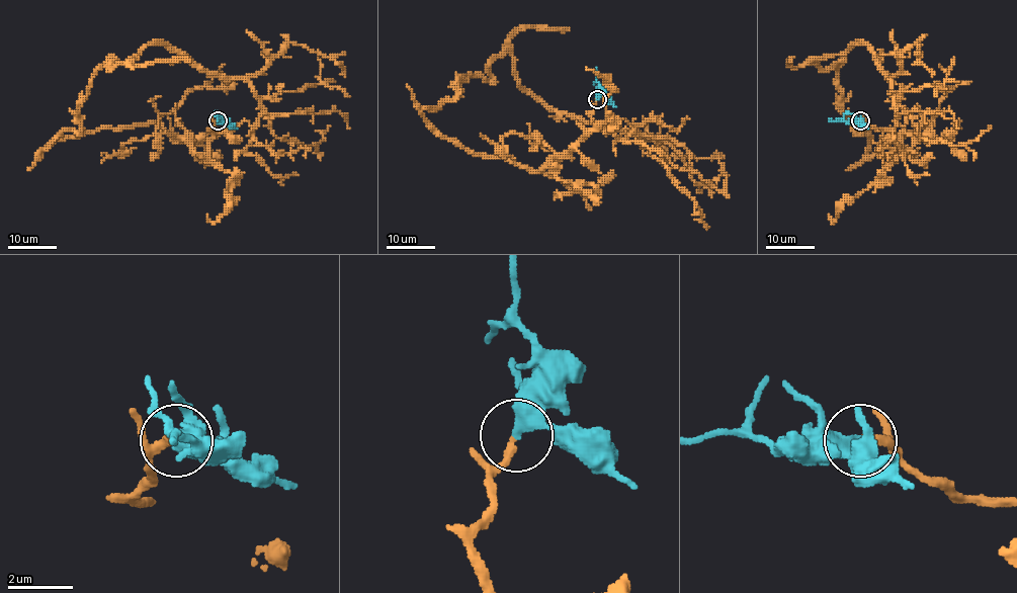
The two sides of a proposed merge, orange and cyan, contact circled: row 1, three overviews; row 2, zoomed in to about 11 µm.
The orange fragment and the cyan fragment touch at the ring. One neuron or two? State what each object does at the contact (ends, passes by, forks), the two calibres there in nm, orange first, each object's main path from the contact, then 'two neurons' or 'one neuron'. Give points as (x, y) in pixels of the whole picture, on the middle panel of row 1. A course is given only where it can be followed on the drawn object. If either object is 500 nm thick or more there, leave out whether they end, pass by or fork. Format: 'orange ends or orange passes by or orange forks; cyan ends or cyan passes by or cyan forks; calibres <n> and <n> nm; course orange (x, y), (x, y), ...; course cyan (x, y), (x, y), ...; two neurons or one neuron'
orange ends; cyan passes by; calibres 220 and 360 nm; course orange (597, 98), (536, 171), (417, 106), (507, 52), (548, 107), (633, 131), (707, 230); course cyan (597, 98), (597, 68); one neuron

